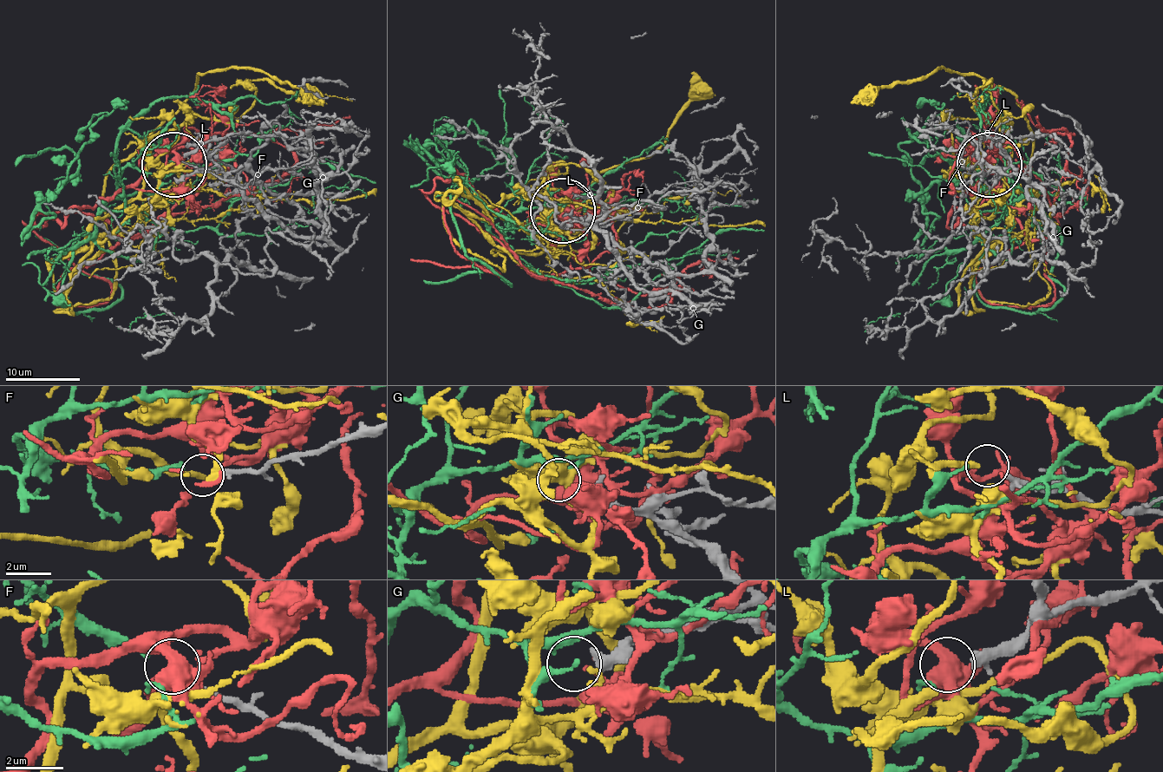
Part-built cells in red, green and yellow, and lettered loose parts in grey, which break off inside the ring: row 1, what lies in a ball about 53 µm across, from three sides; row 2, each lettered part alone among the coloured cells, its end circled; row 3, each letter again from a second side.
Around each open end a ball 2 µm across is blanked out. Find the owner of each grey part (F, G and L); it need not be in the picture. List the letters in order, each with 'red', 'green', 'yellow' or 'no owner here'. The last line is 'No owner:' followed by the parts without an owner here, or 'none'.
F: green
G: no owner here
L: yellow
No owner: G

